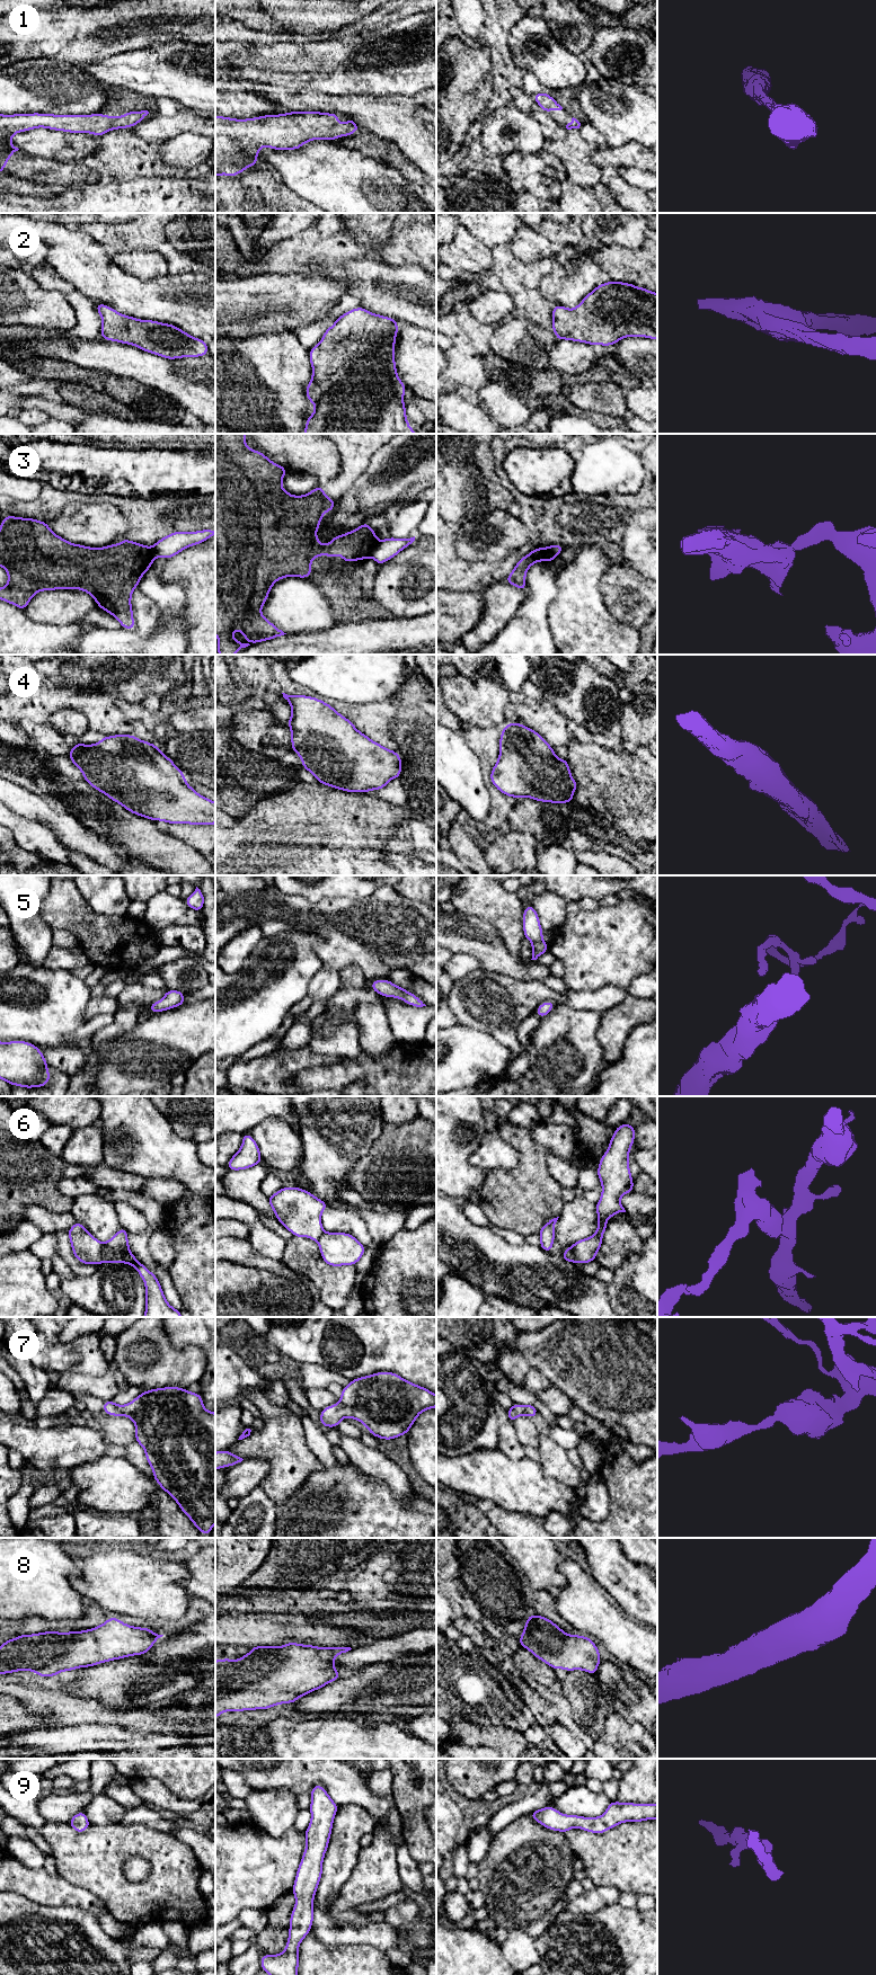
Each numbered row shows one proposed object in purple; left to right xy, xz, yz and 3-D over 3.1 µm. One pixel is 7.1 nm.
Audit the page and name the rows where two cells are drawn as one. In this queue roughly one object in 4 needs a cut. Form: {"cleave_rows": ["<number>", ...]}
{"cleave_rows": ["3", "6"]}

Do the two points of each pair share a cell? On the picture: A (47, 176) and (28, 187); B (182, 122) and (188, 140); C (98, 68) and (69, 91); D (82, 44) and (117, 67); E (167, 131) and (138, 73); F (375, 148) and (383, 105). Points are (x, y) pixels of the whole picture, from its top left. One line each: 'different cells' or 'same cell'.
A: different cells
B: different cells
C: different cells
D: different cells
E: different cells
F: different cells

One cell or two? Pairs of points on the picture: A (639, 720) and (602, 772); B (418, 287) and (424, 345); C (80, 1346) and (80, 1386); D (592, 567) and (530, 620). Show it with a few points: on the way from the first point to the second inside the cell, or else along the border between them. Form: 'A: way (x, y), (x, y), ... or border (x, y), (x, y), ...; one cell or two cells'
A: border (645, 747), (638, 747), (631, 753), (624, 750); two cells
B: border (407, 322), (424, 328); two cells
C: border (106, 1367), (106, 1370), (98, 1376), (60, 1372); two cells
D: border (556, 575), (556, 596), (549, 605), (548, 626); two cells

